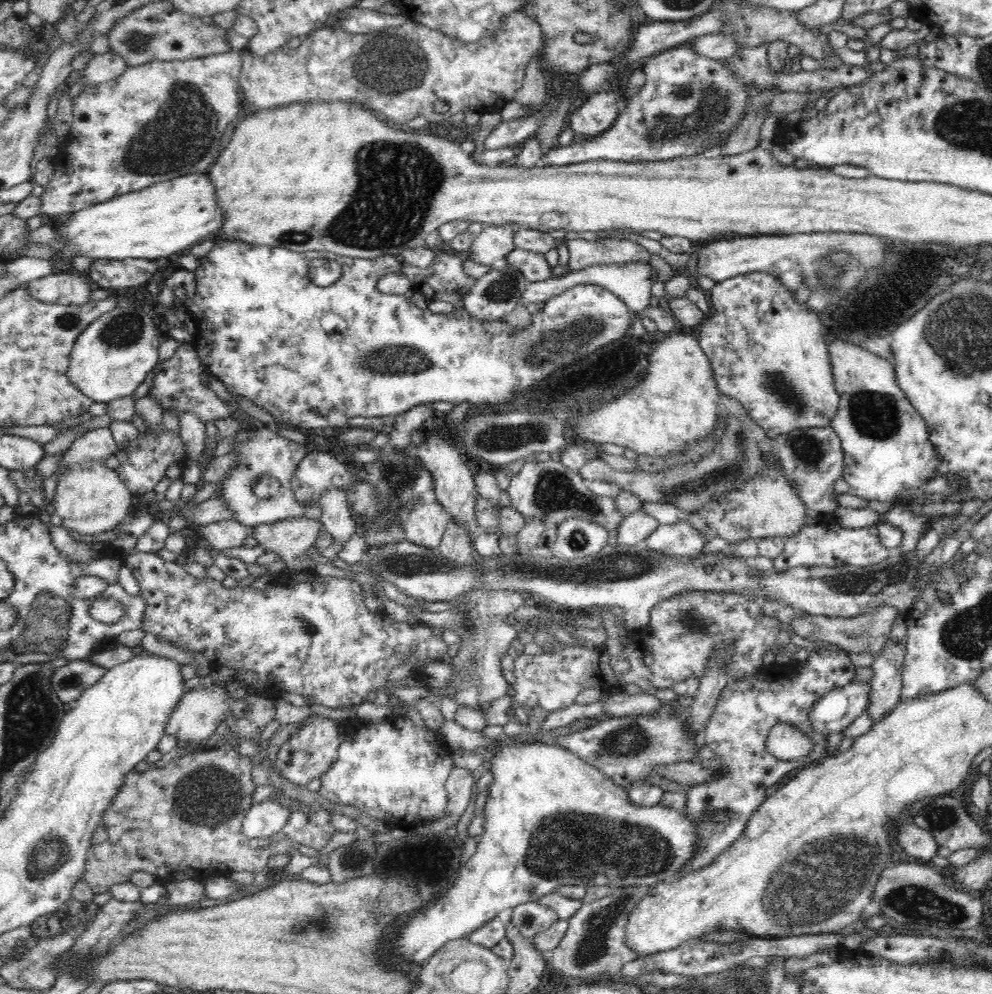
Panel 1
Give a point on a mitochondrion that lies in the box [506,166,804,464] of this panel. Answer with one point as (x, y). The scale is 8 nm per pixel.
(585, 322)

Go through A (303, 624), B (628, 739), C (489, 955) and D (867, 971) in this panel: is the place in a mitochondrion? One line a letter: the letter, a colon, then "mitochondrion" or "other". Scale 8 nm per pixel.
A: mitochondrion
B: mitochondrion
C: other
D: other

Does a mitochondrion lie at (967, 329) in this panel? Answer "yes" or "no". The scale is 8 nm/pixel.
yes

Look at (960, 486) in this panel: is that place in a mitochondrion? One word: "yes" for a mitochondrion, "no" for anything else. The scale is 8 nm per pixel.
no

